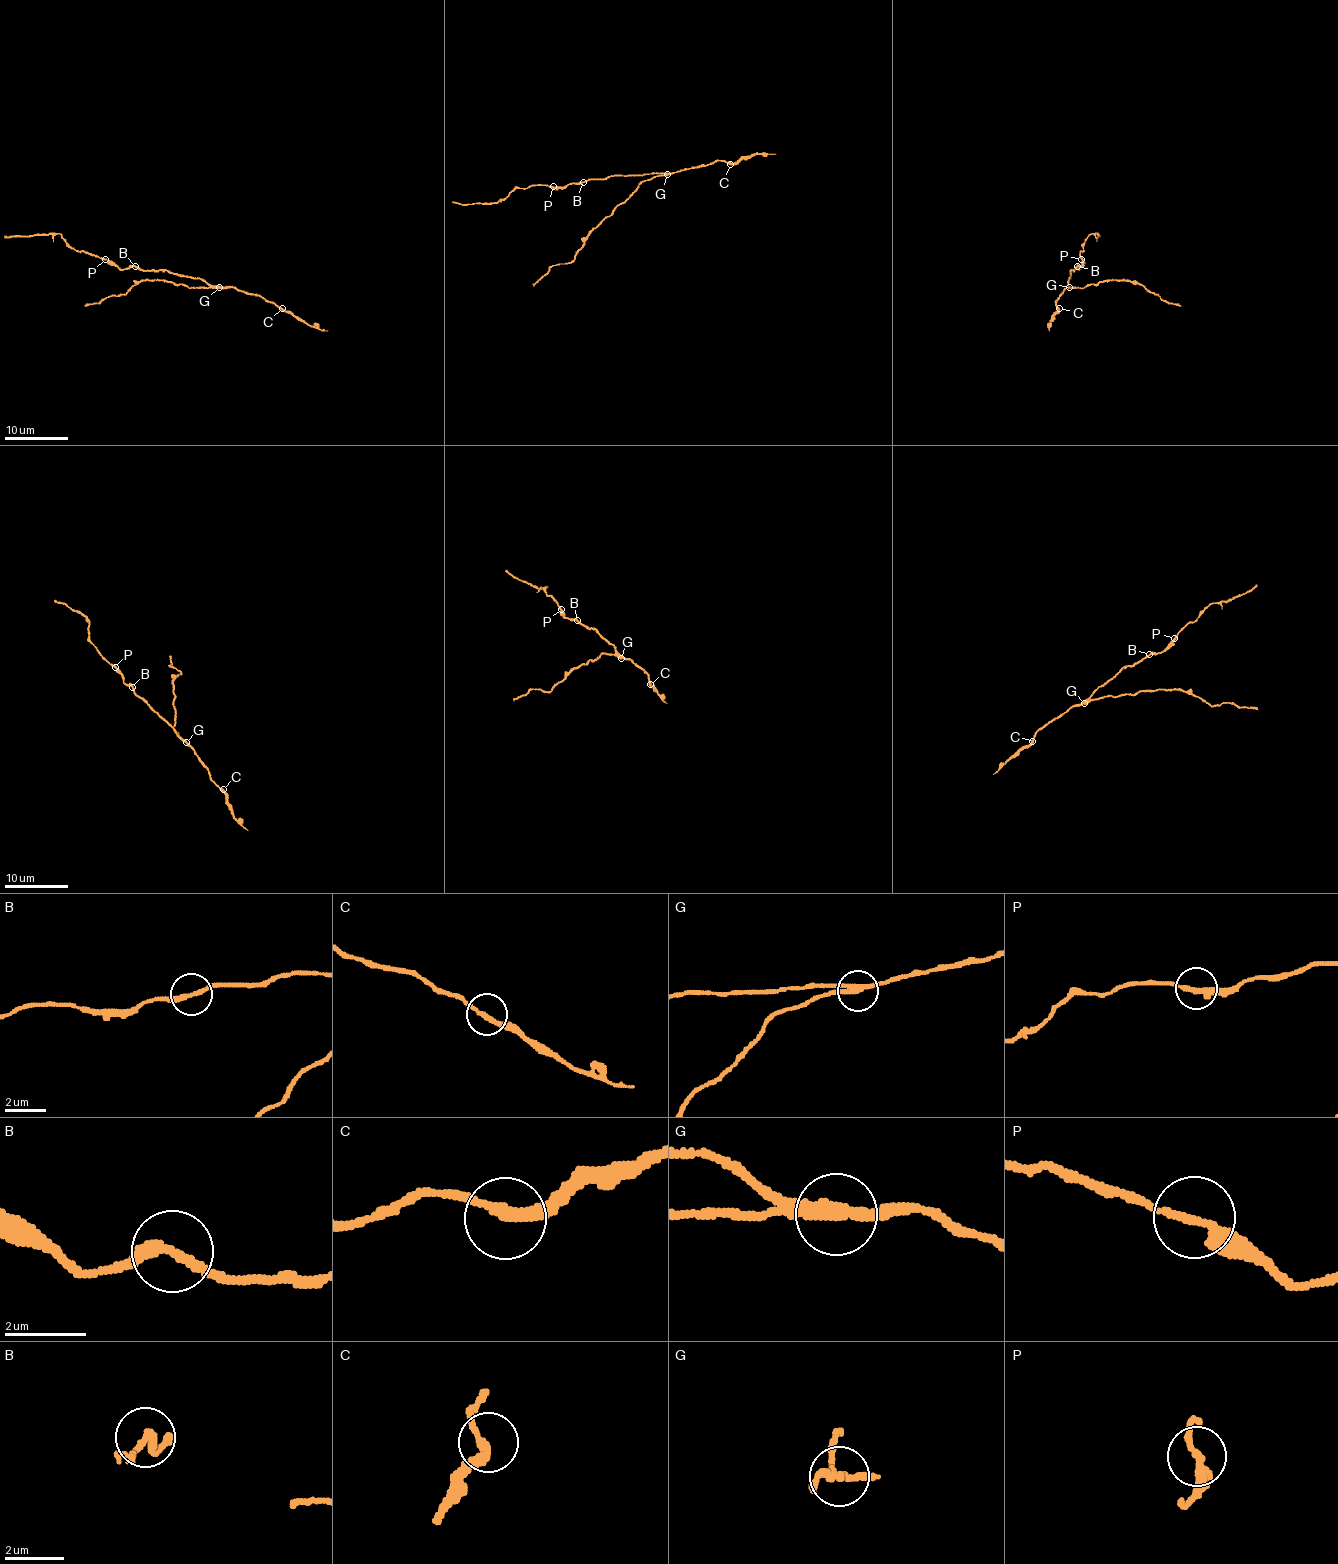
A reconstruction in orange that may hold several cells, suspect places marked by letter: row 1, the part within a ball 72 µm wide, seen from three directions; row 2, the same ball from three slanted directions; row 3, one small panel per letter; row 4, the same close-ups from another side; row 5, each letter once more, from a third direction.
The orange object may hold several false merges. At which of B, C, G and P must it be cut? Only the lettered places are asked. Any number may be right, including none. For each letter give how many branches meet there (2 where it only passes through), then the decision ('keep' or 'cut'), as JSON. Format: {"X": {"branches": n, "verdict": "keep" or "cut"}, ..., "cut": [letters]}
{"B": {"branches": 2, "verdict": "keep"}, "C": {"branches": 2, "verdict": "keep"}, "G": {"branches": 2, "verdict": "cut"}, "P": {"branches": 2, "verdict": "keep"}, "cut": ["G"]}

